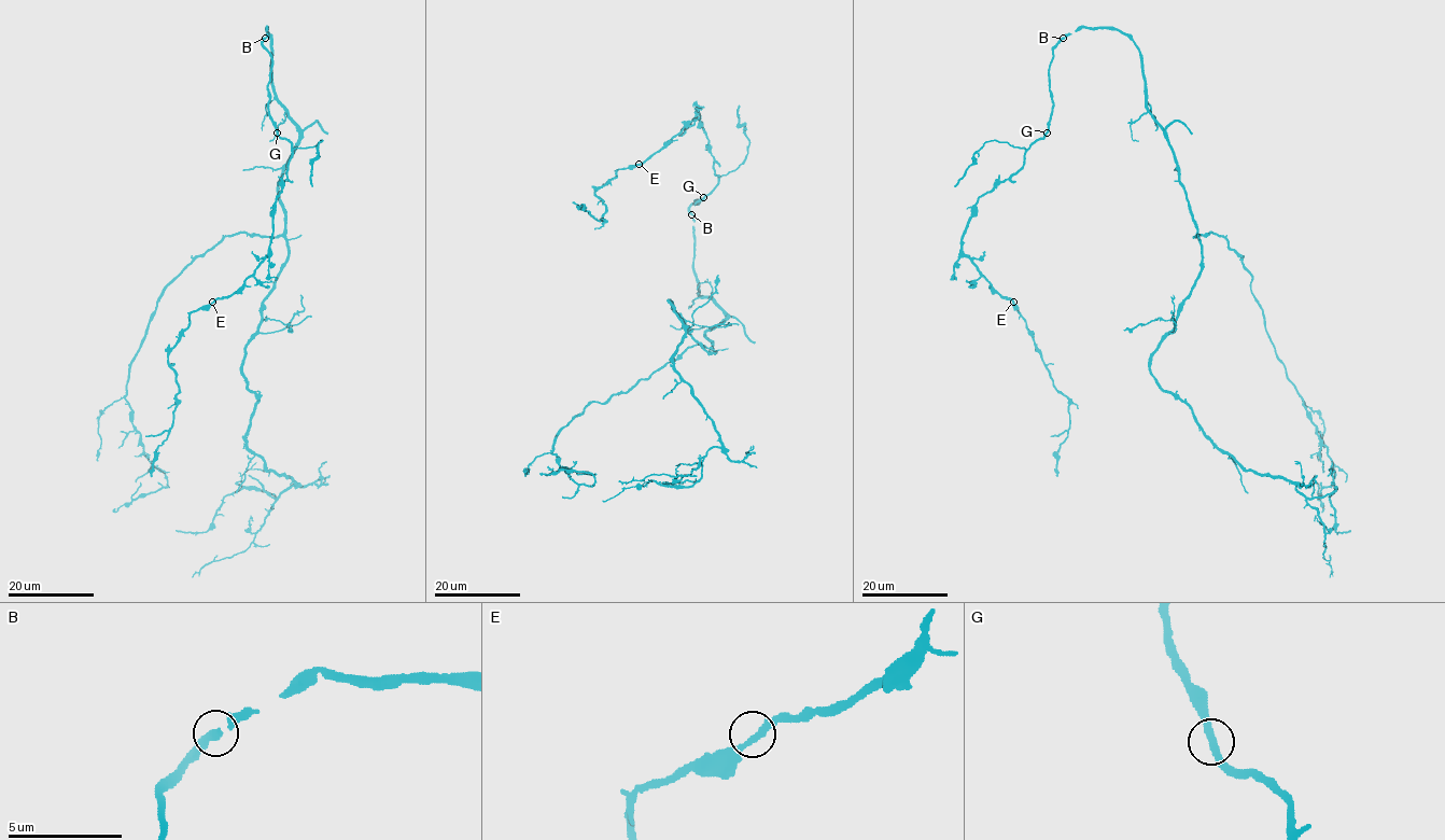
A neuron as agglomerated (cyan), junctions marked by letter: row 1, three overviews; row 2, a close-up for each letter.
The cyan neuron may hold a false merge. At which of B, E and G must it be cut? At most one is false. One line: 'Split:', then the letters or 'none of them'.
Split: none of them

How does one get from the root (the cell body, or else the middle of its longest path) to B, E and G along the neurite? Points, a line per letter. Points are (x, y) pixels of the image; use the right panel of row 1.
B: (1146, 95), (1141, 53), (1126, 34), (1114, 28), (1078, 27), (1063, 38)
E: (1146, 95), (1139, 47), (1114, 28), (1078, 27), (1053, 50), (1048, 131), (979, 198), (962, 238), (1013, 302)
G: (1146, 95), (1141, 53), (1135, 43), (1114, 28), (1078, 27), (1053, 50), (1049, 70), (1053, 111), (1047, 132)

